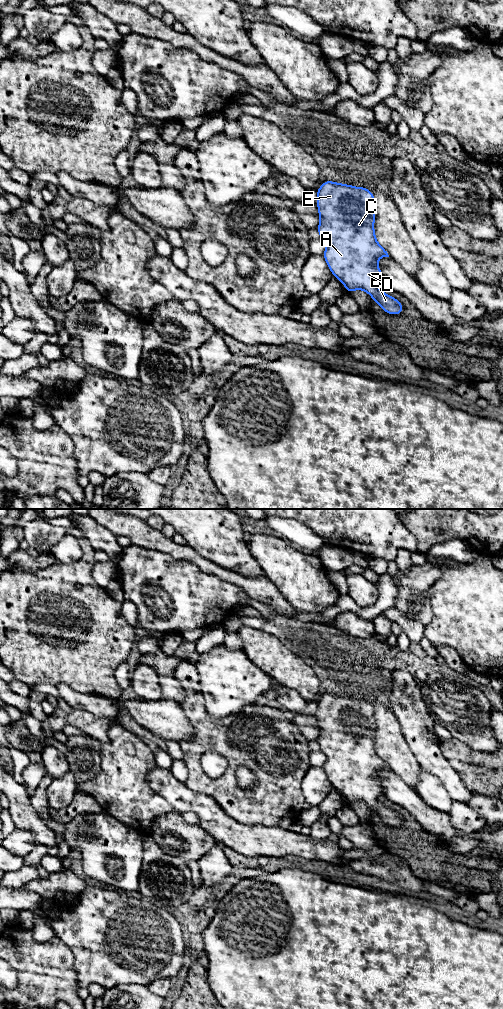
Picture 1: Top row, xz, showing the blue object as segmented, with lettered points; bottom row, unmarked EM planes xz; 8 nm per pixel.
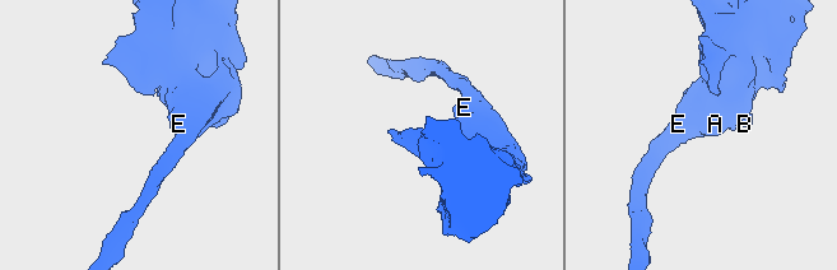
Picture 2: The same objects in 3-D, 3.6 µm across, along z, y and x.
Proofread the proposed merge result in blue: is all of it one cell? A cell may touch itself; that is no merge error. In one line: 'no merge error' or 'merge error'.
no merge error

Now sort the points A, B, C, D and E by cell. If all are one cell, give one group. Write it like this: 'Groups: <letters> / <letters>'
Groups: A B C D E

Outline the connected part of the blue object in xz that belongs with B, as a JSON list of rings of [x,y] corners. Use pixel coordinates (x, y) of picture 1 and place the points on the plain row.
[[[327,692],[317,702],[316,716],[320,728],[317,742],[320,751],[326,756],[323,769],[333,788],[346,799],[347,806],[354,802],[364,802],[384,824],[391,827],[401,826],[401,814],[378,801],[378,797],[383,795],[378,772],[389,767],[375,748],[374,706],[365,699]]]

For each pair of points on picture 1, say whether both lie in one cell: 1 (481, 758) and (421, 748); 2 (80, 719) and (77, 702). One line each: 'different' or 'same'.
1: different
2: different

